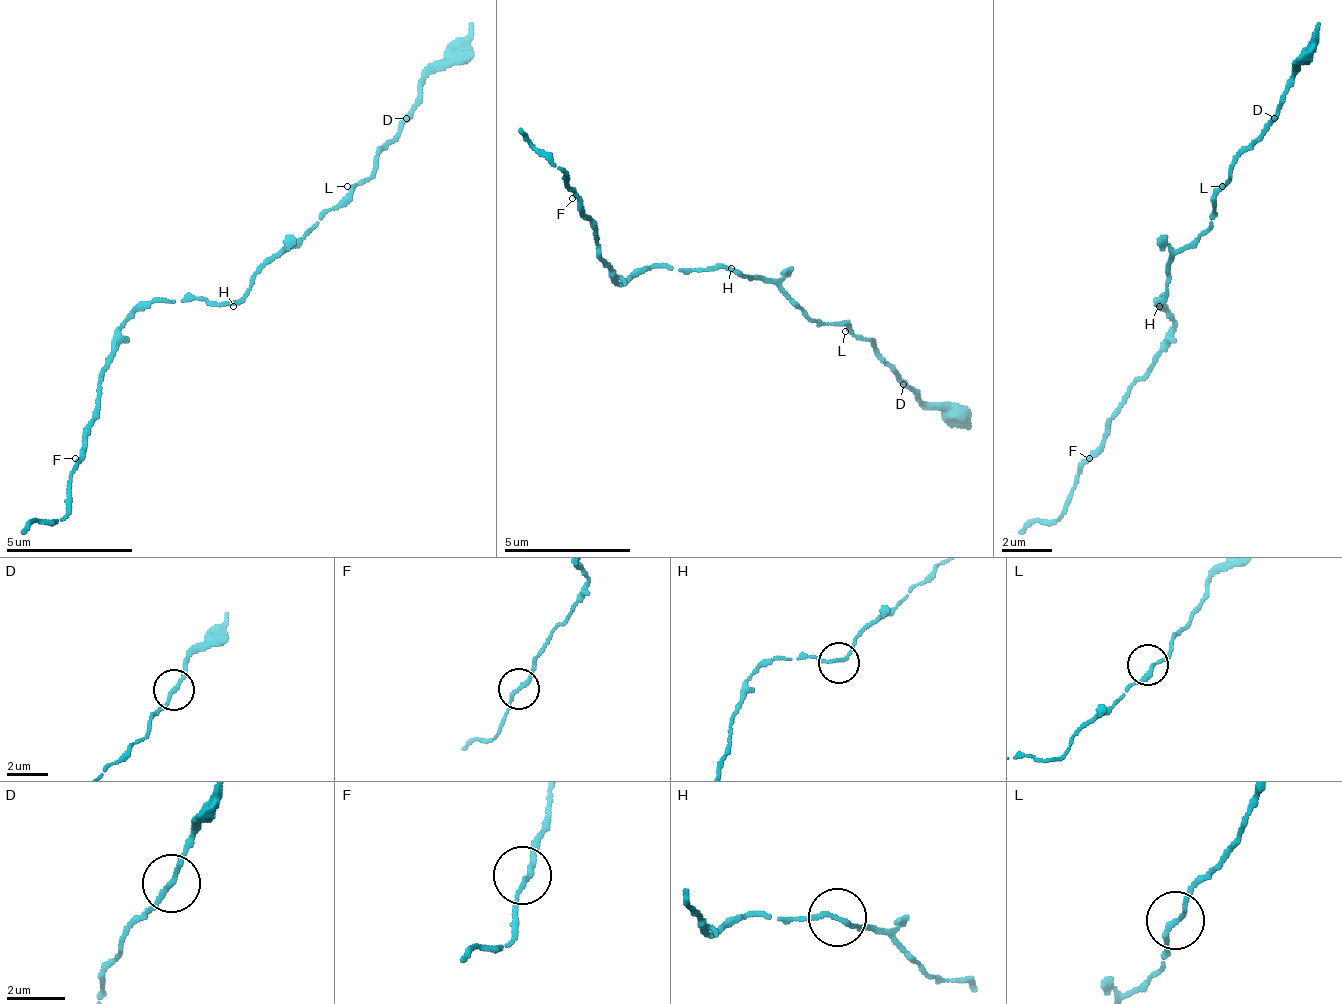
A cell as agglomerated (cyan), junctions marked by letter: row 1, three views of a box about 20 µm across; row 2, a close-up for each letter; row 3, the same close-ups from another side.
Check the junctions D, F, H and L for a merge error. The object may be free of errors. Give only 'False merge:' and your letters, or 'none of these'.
False merge: none of these

